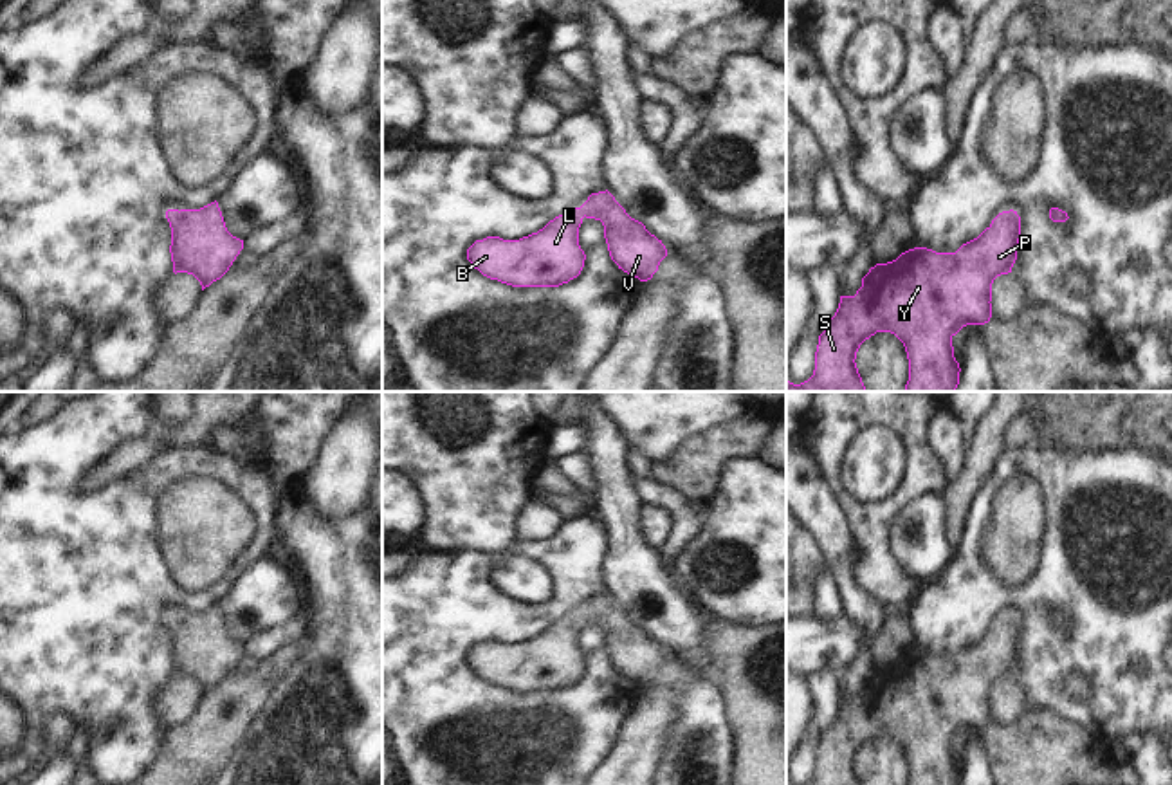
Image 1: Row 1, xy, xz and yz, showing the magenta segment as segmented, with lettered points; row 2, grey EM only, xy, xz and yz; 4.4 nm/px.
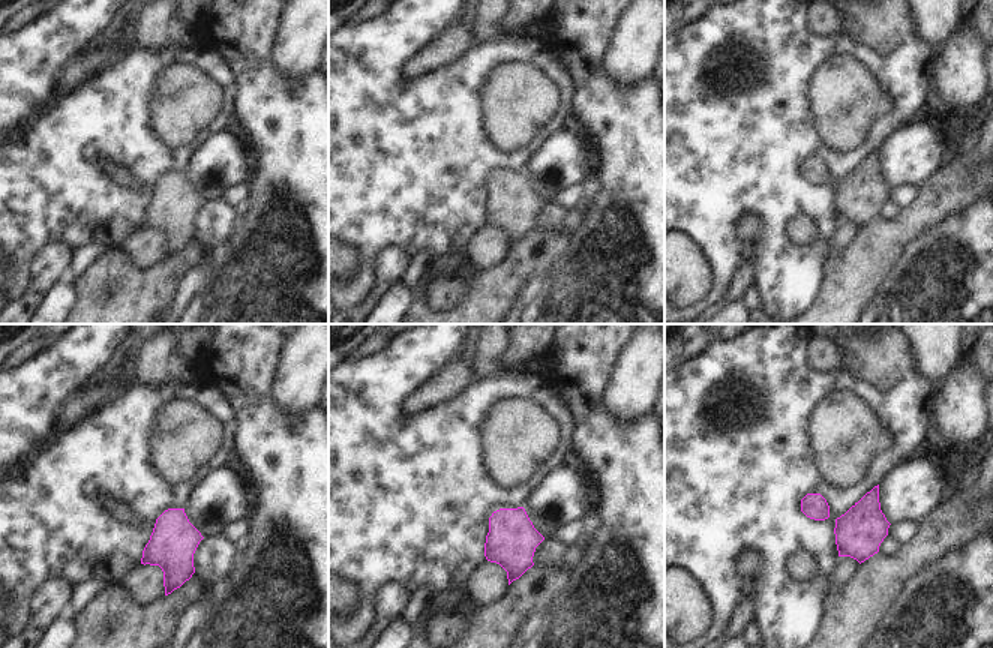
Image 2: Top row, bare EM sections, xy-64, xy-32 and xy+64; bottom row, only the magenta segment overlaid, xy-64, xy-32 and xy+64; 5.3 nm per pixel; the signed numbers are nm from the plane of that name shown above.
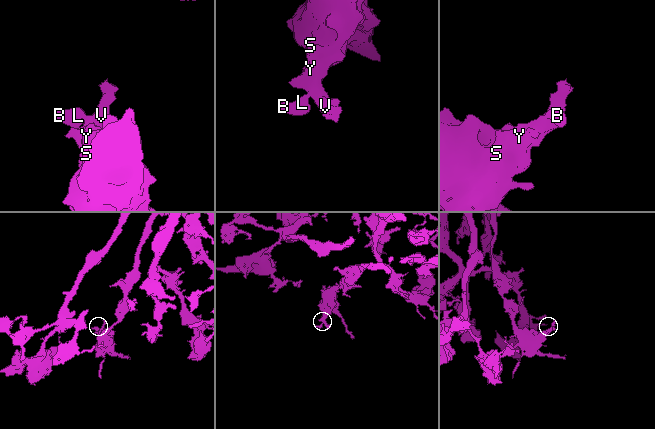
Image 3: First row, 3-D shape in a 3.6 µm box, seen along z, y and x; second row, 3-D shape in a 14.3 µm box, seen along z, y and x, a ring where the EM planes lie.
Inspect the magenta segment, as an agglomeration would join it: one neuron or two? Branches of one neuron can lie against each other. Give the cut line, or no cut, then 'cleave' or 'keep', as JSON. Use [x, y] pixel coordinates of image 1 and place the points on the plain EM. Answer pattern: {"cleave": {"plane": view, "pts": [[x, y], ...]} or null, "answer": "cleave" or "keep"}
{"cleave": null, "answer": "keep"}

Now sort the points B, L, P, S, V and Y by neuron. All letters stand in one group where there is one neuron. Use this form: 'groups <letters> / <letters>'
groups B L P S V Y

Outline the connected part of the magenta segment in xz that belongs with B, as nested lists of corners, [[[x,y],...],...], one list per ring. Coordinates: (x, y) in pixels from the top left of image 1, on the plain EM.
[[[606,594],[519,644],[487,641],[467,653],[467,664],[483,680],[512,691],[559,691],[577,682],[586,659],[579,650],[582,623],[600,624],[611,664],[624,677],[647,686],[667,653],[646,630],[631,623]]]

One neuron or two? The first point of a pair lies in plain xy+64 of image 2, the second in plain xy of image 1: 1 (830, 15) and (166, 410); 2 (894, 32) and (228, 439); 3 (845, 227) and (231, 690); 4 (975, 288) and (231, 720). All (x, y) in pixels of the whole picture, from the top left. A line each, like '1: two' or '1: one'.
1: two
2: one
3: two
4: two

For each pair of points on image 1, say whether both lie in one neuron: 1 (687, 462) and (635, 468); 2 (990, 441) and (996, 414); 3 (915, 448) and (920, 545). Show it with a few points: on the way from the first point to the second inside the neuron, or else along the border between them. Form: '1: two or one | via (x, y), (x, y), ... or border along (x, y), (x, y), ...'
1: two | border along (650, 464), (651, 477)
2: one | via (990, 434), (990, 426), (996, 421)
3: two | border along (942, 493), (915, 498), (898, 515), (891, 531)

